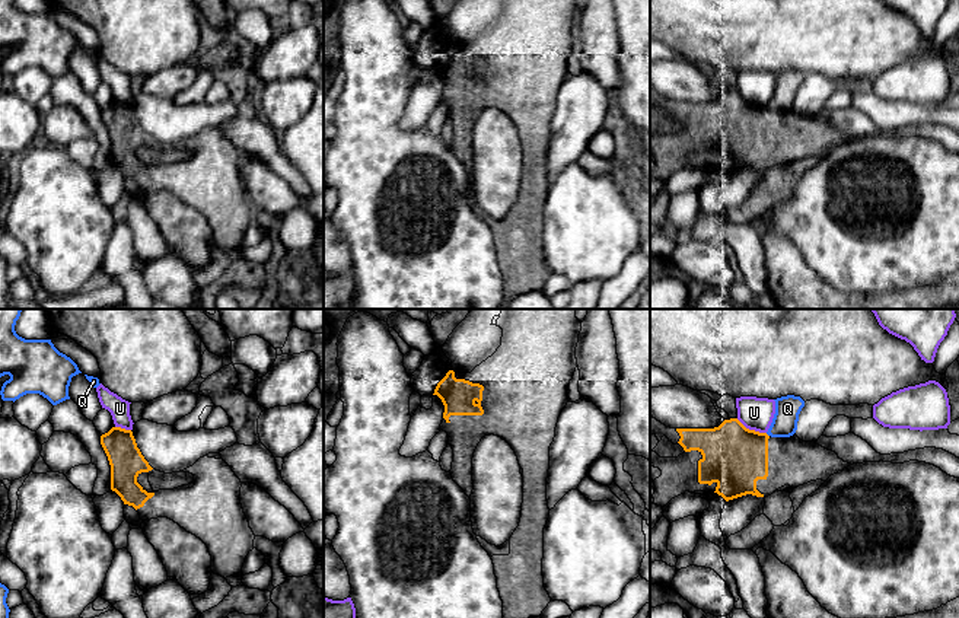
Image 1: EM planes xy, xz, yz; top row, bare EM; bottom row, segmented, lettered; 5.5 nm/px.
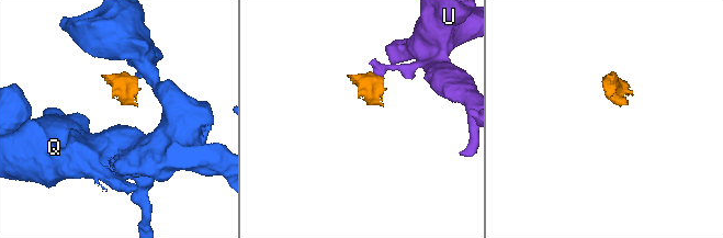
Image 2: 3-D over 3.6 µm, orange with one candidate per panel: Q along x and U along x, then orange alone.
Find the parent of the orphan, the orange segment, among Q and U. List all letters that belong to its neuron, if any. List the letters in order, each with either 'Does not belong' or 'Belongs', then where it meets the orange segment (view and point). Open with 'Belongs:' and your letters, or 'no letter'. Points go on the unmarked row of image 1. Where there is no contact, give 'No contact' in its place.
Belongs: no letter
Q: Does not belong. Touches orange at yz (767, 108)
U: Does not belong. Touches orange at yz (751, 104)

